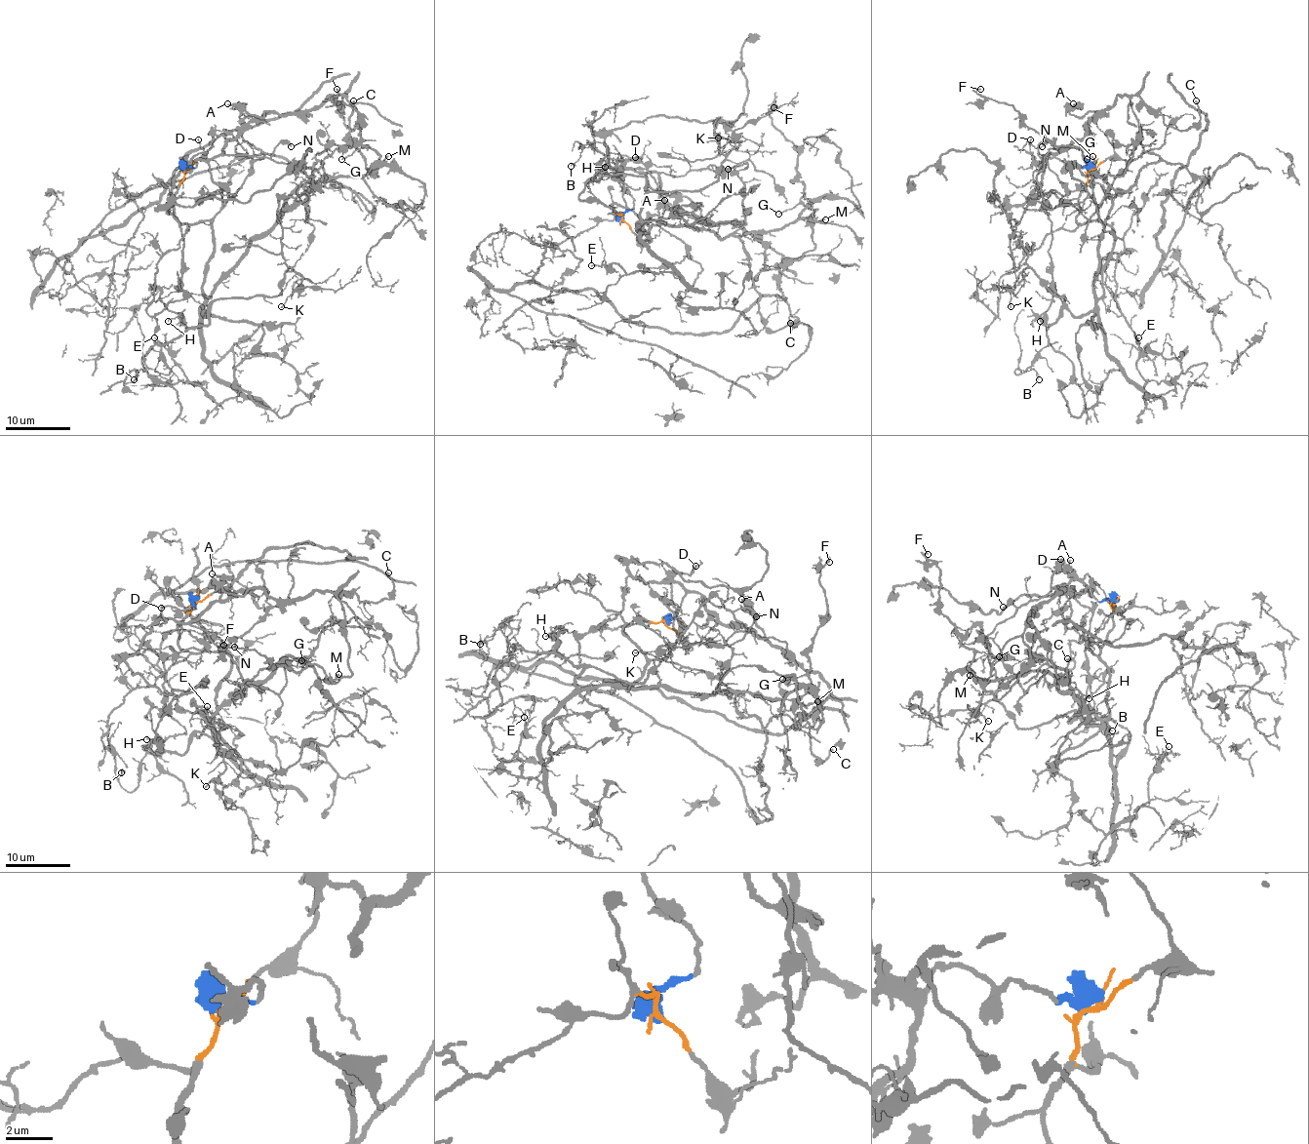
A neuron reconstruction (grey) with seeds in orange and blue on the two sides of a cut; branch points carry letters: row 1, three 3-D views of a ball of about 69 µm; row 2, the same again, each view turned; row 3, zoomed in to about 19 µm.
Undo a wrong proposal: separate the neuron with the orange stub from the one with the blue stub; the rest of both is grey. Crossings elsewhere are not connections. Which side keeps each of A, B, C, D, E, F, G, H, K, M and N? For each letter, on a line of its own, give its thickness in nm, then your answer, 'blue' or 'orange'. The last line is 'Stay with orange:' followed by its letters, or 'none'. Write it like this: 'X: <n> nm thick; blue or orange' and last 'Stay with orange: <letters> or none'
A: 140 nm thick; blue
B: 110 nm thick; orange
C: 200 nm thick; blue
D: 150 nm thick; blue
E: 130 nm thick; orange
F: 90 nm thick; blue
G: 110 nm thick; blue
H: 140 nm thick; orange
K: 140 nm thick; orange
M: 130 nm thick; blue
N: 150 nm thick; blue
Stay with orange: B, E, H, K

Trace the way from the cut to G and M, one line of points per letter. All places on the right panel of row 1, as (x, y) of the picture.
G: (1090, 170), (1056, 157), (1042, 162), (1125, 96), (1139, 140), (1129, 165), (1097, 177), (1076, 147), (1086, 159)
M: (1090, 170), (1056, 157), (1042, 162), (1125, 96), (1139, 140), (1129, 165), (1100, 177), (1092, 155)

